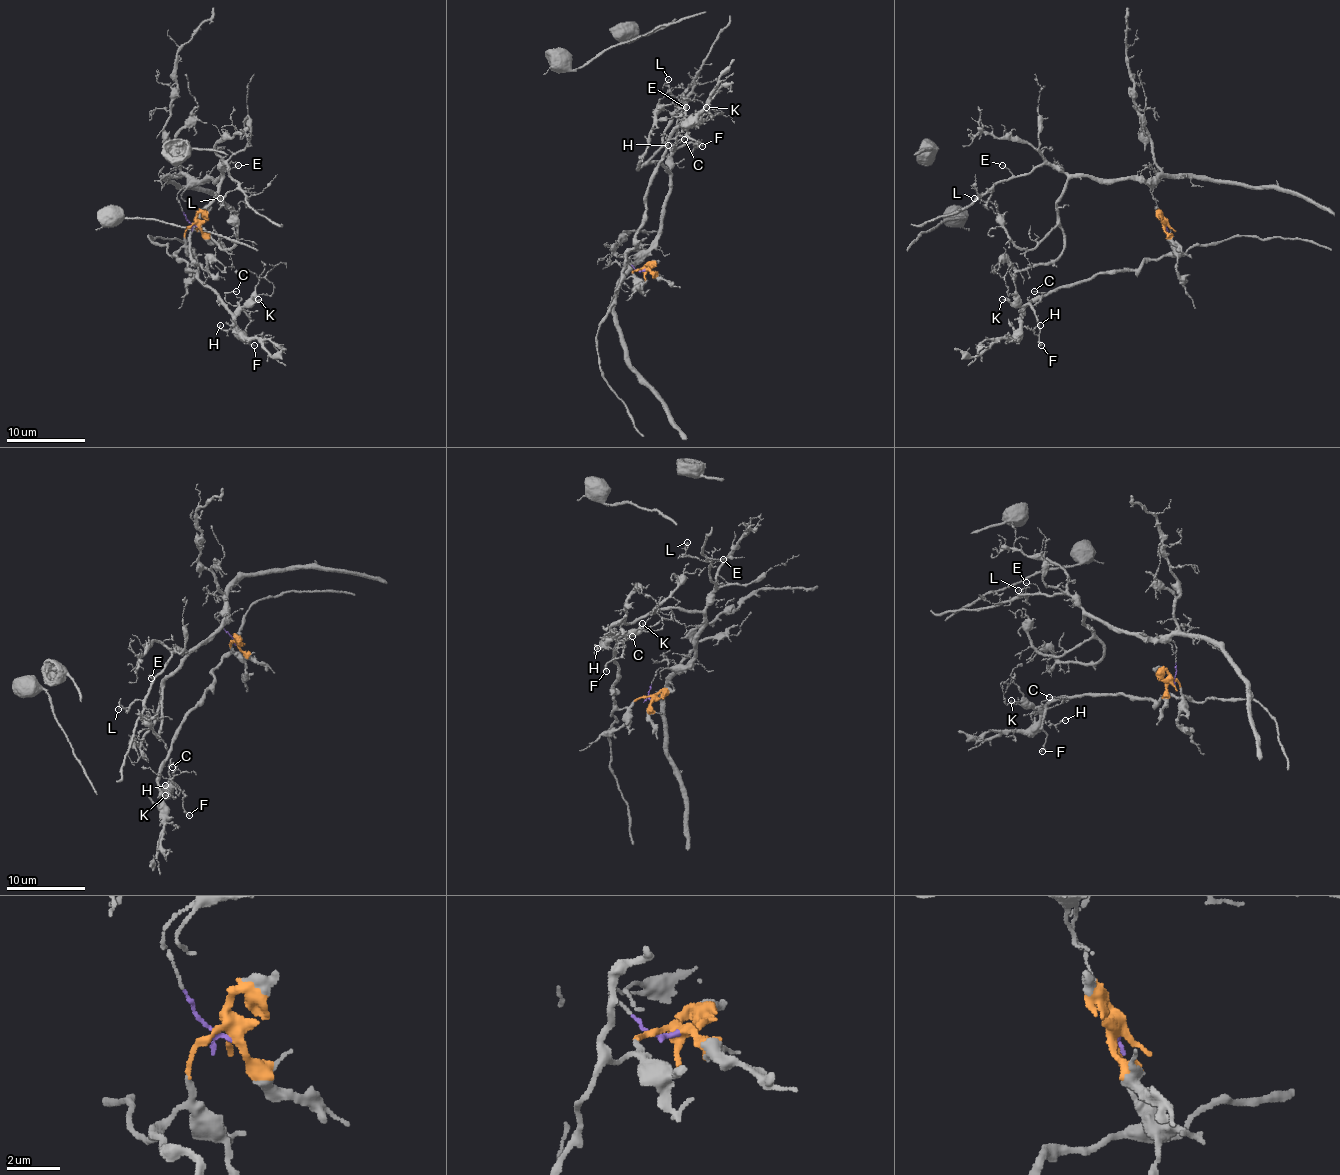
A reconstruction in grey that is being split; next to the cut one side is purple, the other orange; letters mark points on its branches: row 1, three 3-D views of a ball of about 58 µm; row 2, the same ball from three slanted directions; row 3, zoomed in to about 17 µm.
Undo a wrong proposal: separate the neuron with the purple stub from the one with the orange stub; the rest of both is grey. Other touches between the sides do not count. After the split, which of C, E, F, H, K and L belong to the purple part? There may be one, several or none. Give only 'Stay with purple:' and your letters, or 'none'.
Stay with purple: E, L

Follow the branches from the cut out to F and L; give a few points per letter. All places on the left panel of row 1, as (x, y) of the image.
F: (195, 224), (185, 232), (177, 259), (232, 312), (238, 305), (250, 320), (246, 338), (254, 346)
L: (195, 226), (179, 204), (181, 194), (201, 181), (217, 179), (225, 165), (238, 184), (221, 198)

